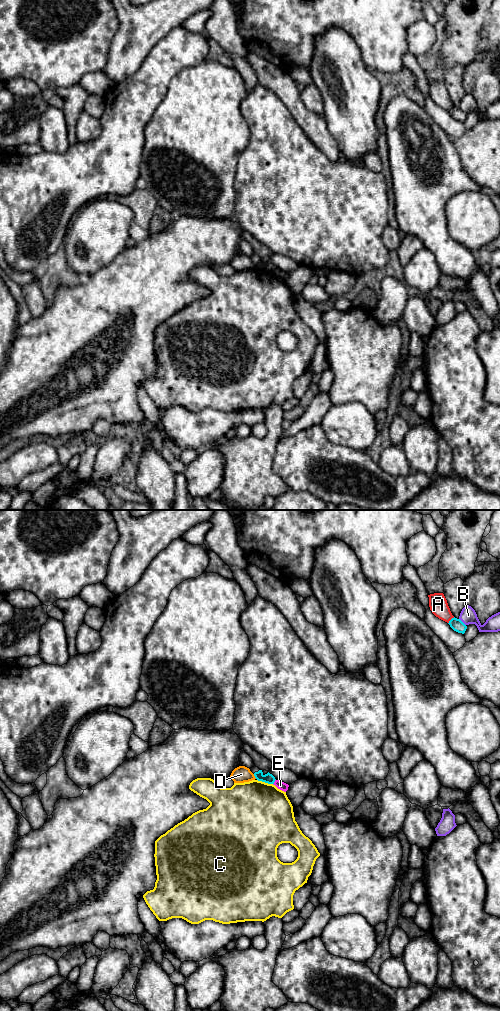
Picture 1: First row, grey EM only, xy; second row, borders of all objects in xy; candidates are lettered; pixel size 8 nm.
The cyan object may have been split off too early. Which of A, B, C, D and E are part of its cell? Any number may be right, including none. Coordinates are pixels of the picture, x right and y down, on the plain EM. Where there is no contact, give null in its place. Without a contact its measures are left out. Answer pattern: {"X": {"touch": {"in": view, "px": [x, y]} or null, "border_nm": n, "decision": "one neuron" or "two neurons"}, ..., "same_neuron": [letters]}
{"A": {"touch": {"in": "xy", "px": [450, 108]}, "border_nm": 80, "decision": "two neurons"}, "B": {"touch": {"in": "xy", "px": [462, 110]}, "border_nm": 80, "decision": "two neurons"}, "C": {"touch": {"in": "xy", "px": [265, 270]}, "border_nm": 130, "decision": "two neurons"}, "D": {"touch": {"in": "xy", "px": [254, 263]}, "border_nm": 50, "decision": "two neurons"}, "E": {"touch": {"in": "xy", "px": [274, 269]}, "border_nm": 50, "decision": "two neurons"}, "same_neuron": []}

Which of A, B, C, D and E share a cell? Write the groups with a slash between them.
A / B / C / D / E

